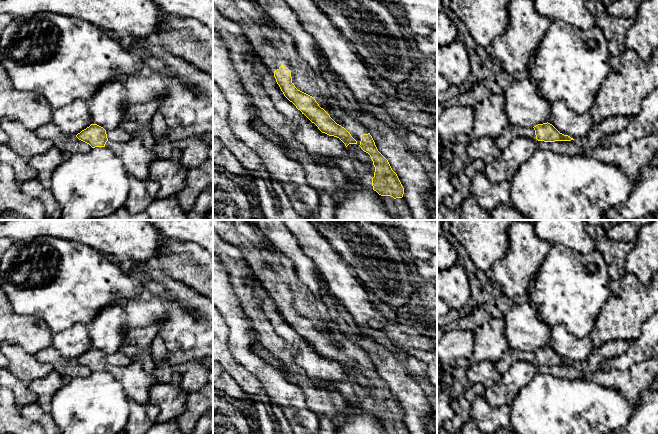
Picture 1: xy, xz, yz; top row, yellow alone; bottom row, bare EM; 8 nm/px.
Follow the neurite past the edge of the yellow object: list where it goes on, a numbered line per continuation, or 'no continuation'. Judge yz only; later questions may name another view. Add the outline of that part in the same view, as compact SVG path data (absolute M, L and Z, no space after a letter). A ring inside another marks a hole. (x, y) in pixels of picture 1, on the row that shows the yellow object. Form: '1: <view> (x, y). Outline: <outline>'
1: yz (510, 131). Outline: M508 124L501 135L495 138L495 145L500 149L505 149L514 137L526 137L530 139L535 139L535 130L533 127L520 127Z

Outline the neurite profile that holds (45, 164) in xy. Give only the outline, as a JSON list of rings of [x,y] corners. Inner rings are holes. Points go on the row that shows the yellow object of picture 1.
[[[55,144],[49,151],[35,155],[28,159],[27,162],[37,170],[36,179],[40,184],[44,188],[50,189],[54,171],[68,160],[70,155],[70,153],[63,151],[59,145]]]

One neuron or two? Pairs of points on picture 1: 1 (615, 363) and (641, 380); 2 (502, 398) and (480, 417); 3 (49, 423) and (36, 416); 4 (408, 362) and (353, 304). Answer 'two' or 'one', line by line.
1: two
2: two
3: one
4: one

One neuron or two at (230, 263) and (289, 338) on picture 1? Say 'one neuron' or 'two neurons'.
two neurons

